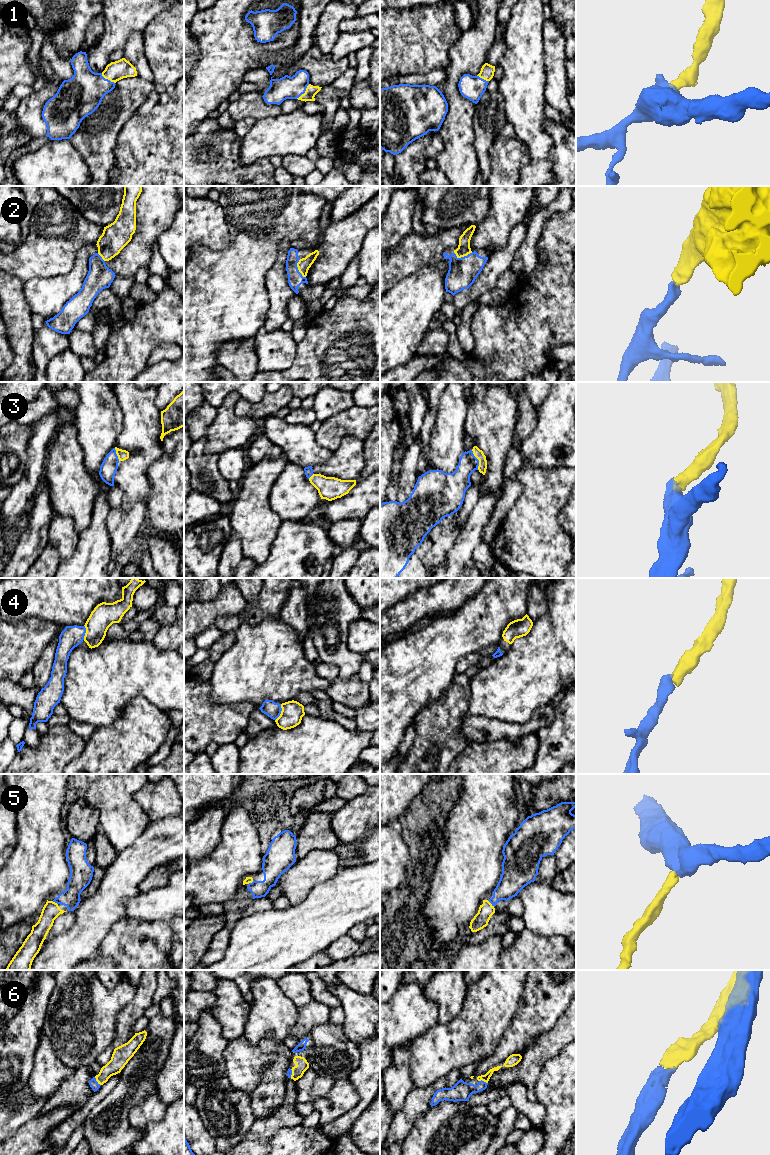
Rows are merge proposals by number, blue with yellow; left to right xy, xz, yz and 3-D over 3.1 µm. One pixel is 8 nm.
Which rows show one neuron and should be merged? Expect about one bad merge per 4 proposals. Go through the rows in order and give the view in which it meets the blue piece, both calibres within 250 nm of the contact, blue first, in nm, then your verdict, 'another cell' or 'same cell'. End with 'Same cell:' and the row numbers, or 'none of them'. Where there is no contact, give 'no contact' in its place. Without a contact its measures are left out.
1: meets blue in xz; 180 nm thick on the blue side, 90 nm on the other; same cell
2: meets blue in yz; 220 nm thick on the blue side, 100 nm on the other; same cell
3: meets blue in yz; 180 nm thick on the blue side, 70 nm on the other; same cell
4: meets blue in xz; 130 nm thick on the blue side, 180 nm on the other; same cell
5: meets blue in yz; 200 nm thick on the blue side, 120 nm on the other; same cell
6: meets blue in xy; 70 nm thick on the blue side, 130 nm on the other; same cell
Same cell: 1, 2, 3, 4, 5, 6

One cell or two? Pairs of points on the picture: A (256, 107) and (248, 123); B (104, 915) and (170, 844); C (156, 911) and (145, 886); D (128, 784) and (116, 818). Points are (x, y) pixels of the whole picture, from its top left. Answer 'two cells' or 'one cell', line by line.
A: two cells
B: one cell
C: two cells
D: one cell

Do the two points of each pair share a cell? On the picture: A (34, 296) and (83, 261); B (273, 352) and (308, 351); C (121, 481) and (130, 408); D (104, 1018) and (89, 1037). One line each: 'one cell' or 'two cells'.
A: one cell
B: two cells
C: one cell
D: one cell

